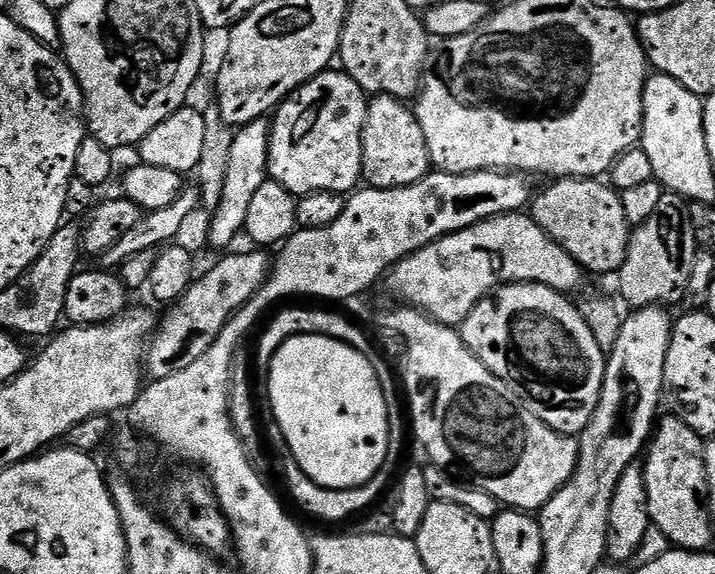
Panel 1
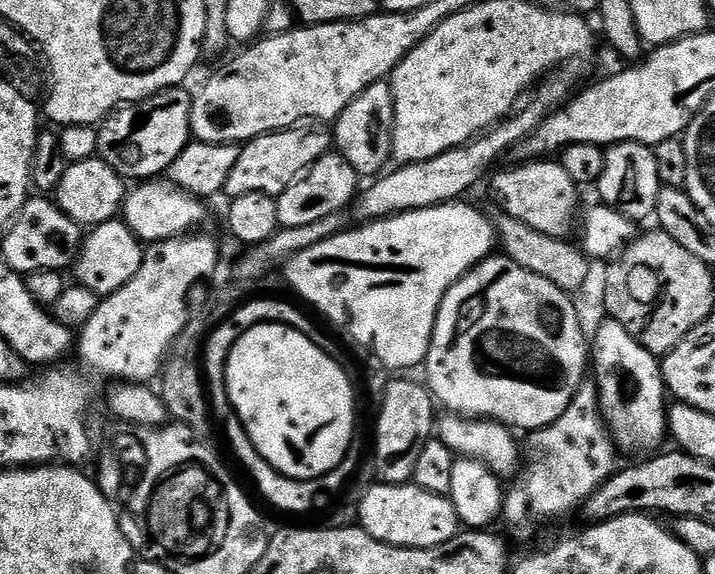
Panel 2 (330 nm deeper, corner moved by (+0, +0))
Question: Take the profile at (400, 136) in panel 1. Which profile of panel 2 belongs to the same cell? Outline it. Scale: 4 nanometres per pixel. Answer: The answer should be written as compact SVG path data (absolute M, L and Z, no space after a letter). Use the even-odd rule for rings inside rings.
M388 82L372 84L334 121L334 148L354 166L361 178L376 178L389 167L392 160L394 134L394 94ZM385 167L385 168L384 168ZM384 168L384 169L383 169Z

